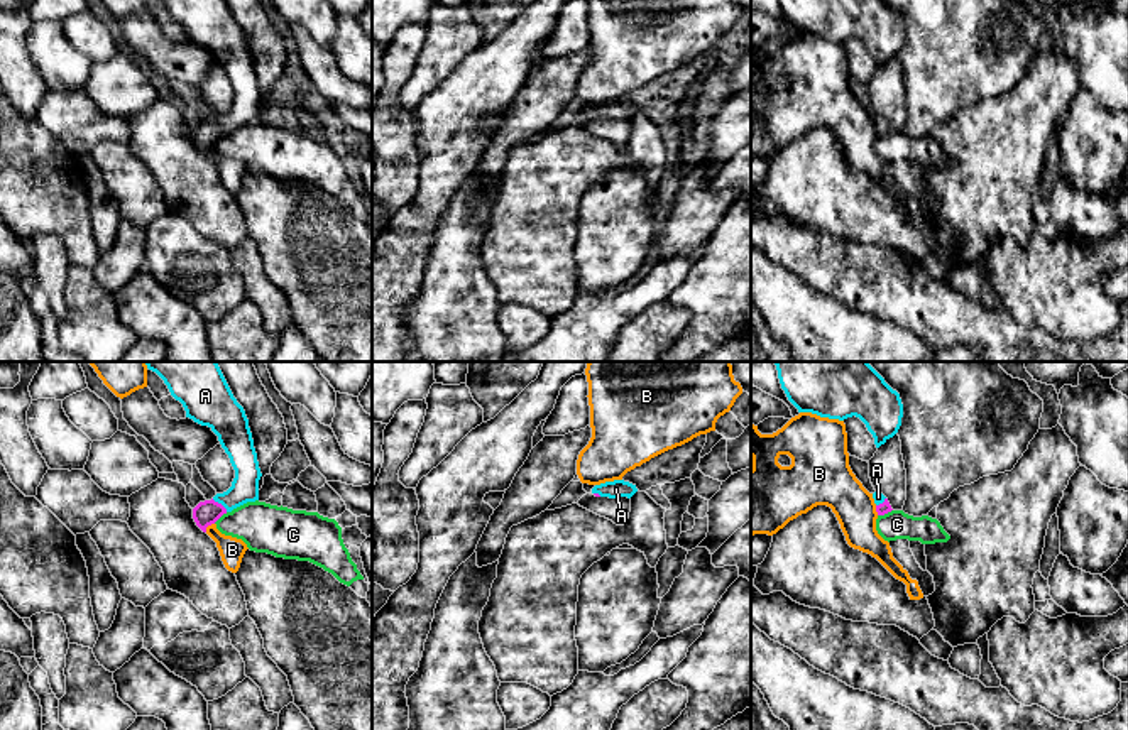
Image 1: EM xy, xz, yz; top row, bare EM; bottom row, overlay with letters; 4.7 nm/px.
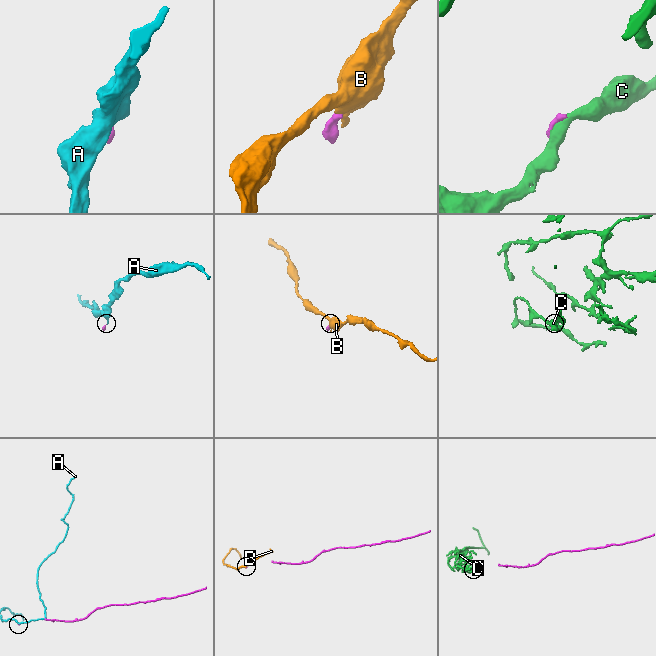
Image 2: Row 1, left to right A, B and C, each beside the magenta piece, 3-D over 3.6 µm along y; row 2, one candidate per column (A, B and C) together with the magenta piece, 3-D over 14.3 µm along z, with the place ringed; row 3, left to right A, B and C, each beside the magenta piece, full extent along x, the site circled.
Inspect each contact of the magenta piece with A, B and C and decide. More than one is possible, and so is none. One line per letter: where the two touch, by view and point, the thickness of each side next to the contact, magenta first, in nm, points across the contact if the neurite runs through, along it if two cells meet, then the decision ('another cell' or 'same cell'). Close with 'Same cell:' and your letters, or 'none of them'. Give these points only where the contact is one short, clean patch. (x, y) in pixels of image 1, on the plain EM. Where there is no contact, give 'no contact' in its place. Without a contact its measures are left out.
A: meets magenta in xy at (220, 125); 120 nm thick on the magenta side, 130 nm on the other; same cell
B: meets magenta in xy at (208, 146); 120 nm thick on the magenta side, 120 nm on the other; border along xy (213, 144), (205, 152); another cell
C: meets magenta in yz at (885, 134); 60 nm thick on the magenta side, 140 nm on the other; another cell
Same cell: A

